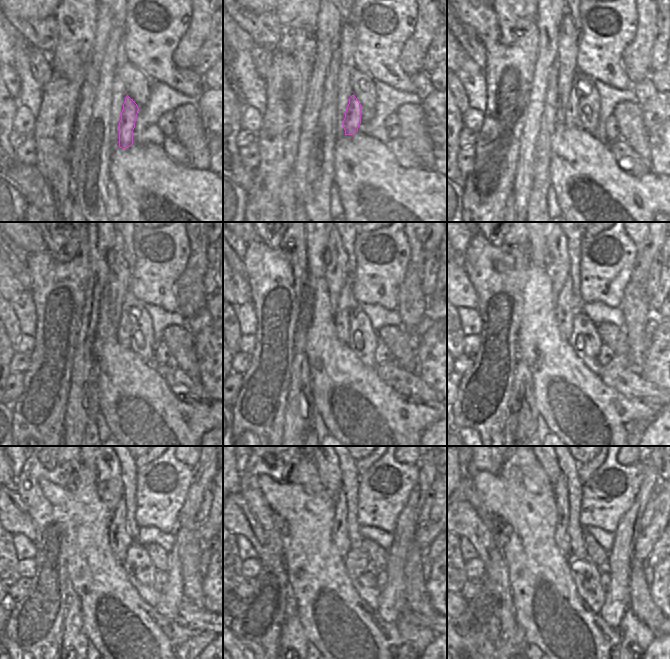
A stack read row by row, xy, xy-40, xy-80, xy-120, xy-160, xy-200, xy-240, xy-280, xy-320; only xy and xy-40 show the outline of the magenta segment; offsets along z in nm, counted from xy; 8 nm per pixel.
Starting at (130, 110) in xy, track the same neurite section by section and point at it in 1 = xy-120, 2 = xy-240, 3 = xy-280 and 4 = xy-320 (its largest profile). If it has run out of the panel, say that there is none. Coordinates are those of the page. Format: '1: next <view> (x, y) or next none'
1: next xy-120 (123, 327)
2: next xy-240 (119, 539)
3: next xy-280 (339, 535)
4: next xy-320 (560, 485)

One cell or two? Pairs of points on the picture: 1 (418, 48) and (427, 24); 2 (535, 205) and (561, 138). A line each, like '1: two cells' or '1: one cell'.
1: one cell
2: two cells

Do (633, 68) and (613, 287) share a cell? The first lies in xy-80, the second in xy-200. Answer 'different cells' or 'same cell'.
different cells

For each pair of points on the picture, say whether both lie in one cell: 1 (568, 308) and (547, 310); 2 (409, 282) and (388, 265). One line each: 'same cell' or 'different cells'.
1: different cells
2: different cells

